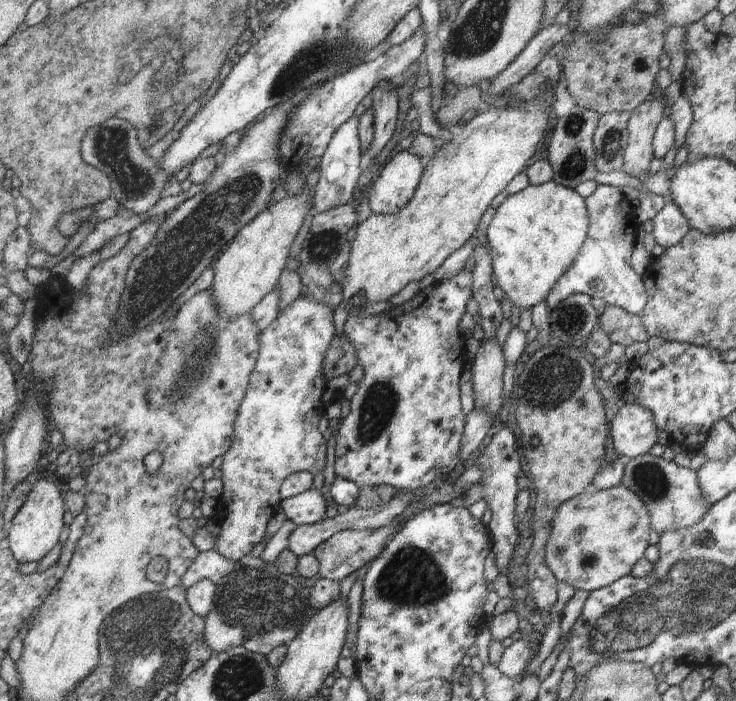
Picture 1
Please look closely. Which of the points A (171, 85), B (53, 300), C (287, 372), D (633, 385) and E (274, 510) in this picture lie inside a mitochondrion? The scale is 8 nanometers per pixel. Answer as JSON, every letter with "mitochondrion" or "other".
{"A":"mitochondrion","B":"other","C":"mitochondrion","D":"other","E":"other"}

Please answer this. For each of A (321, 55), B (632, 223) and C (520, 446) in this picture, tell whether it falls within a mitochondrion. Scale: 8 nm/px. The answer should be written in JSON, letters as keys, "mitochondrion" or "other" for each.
{"A":"mitochondrion","B":"other","C":"other"}

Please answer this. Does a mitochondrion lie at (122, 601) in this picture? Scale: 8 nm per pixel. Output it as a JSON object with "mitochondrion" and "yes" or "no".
{"mitochondrion":"yes"}

